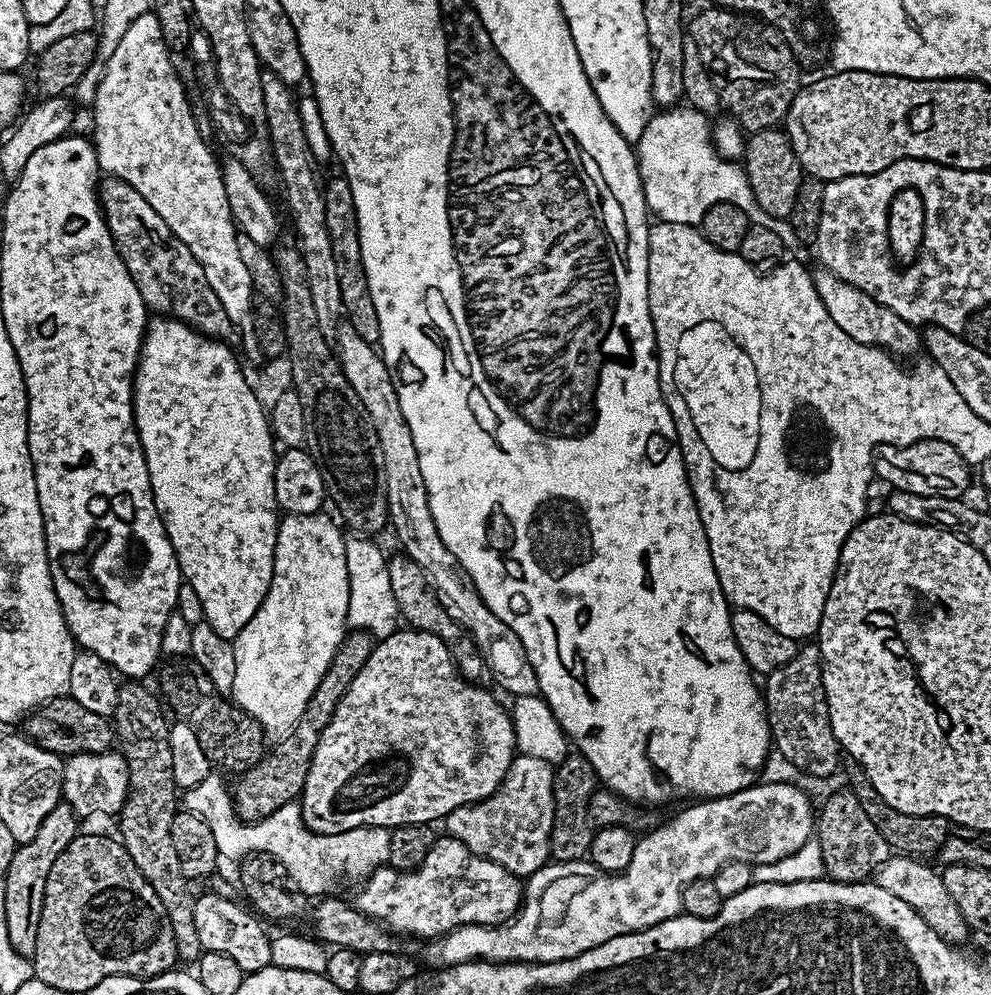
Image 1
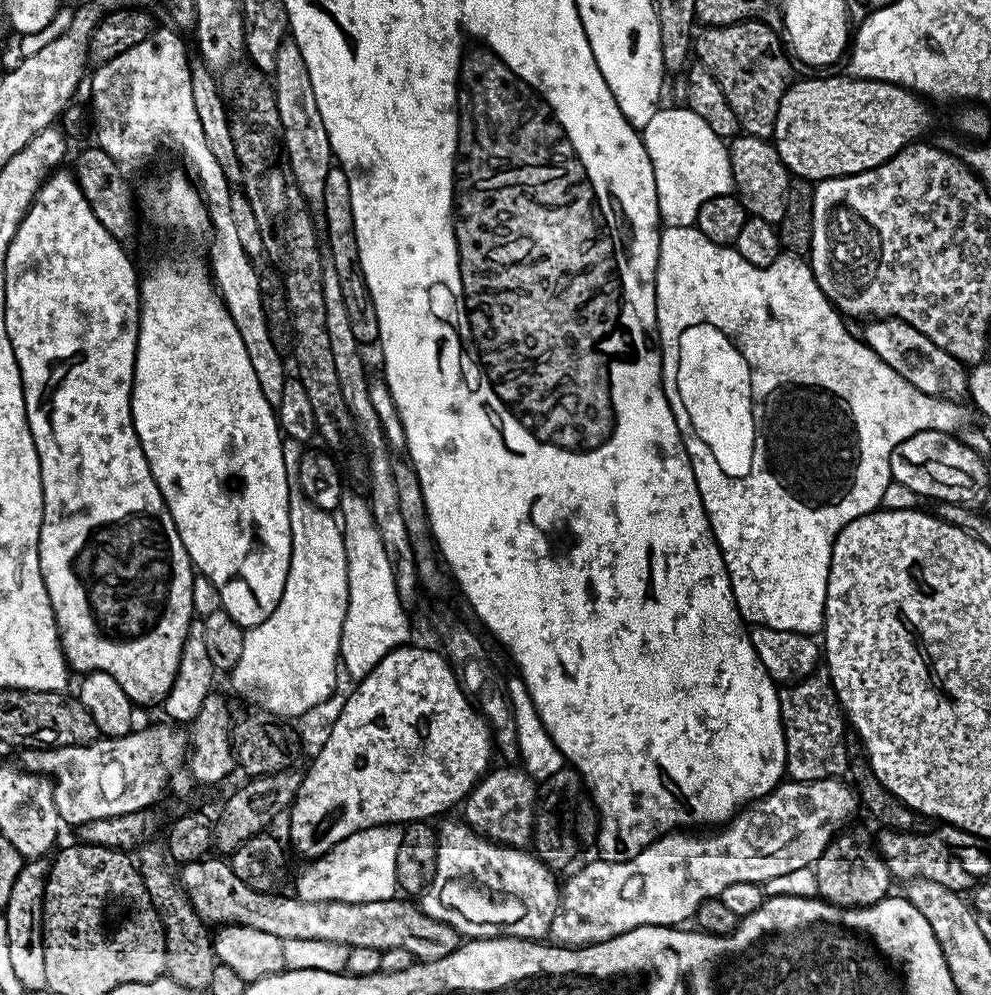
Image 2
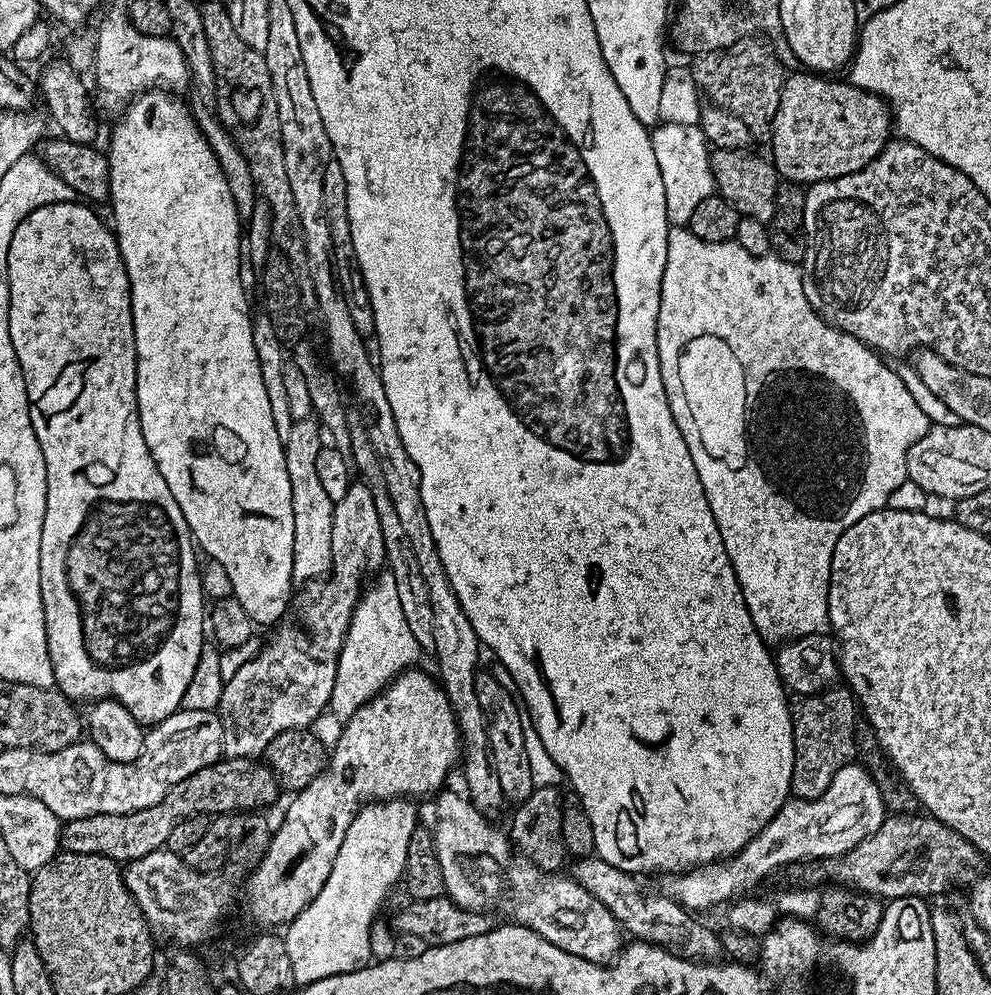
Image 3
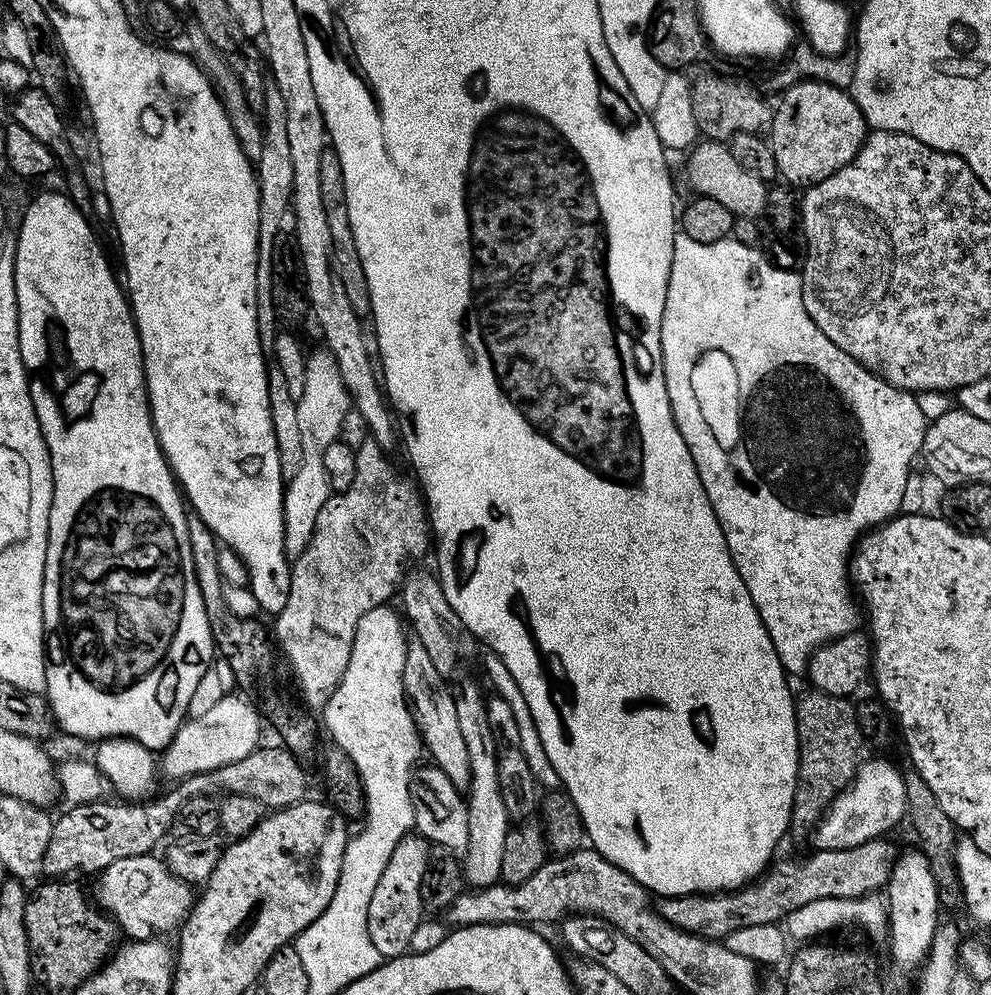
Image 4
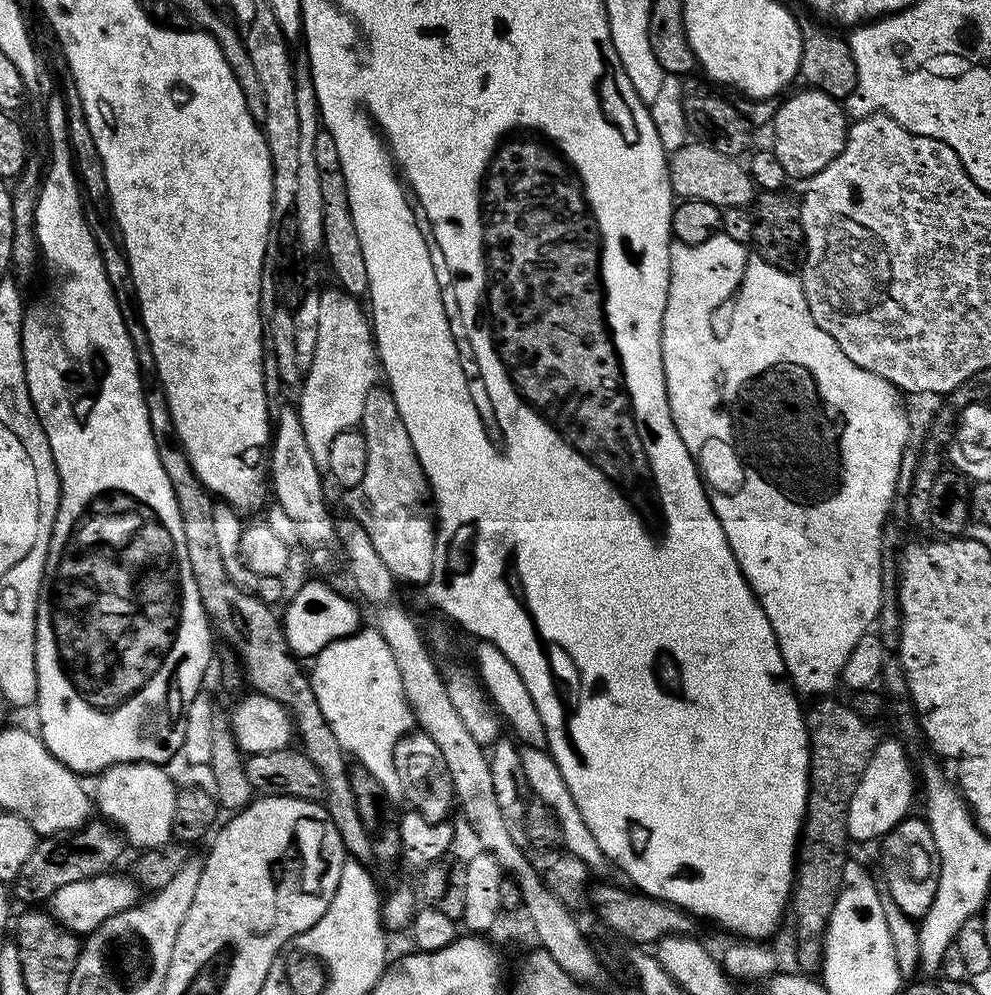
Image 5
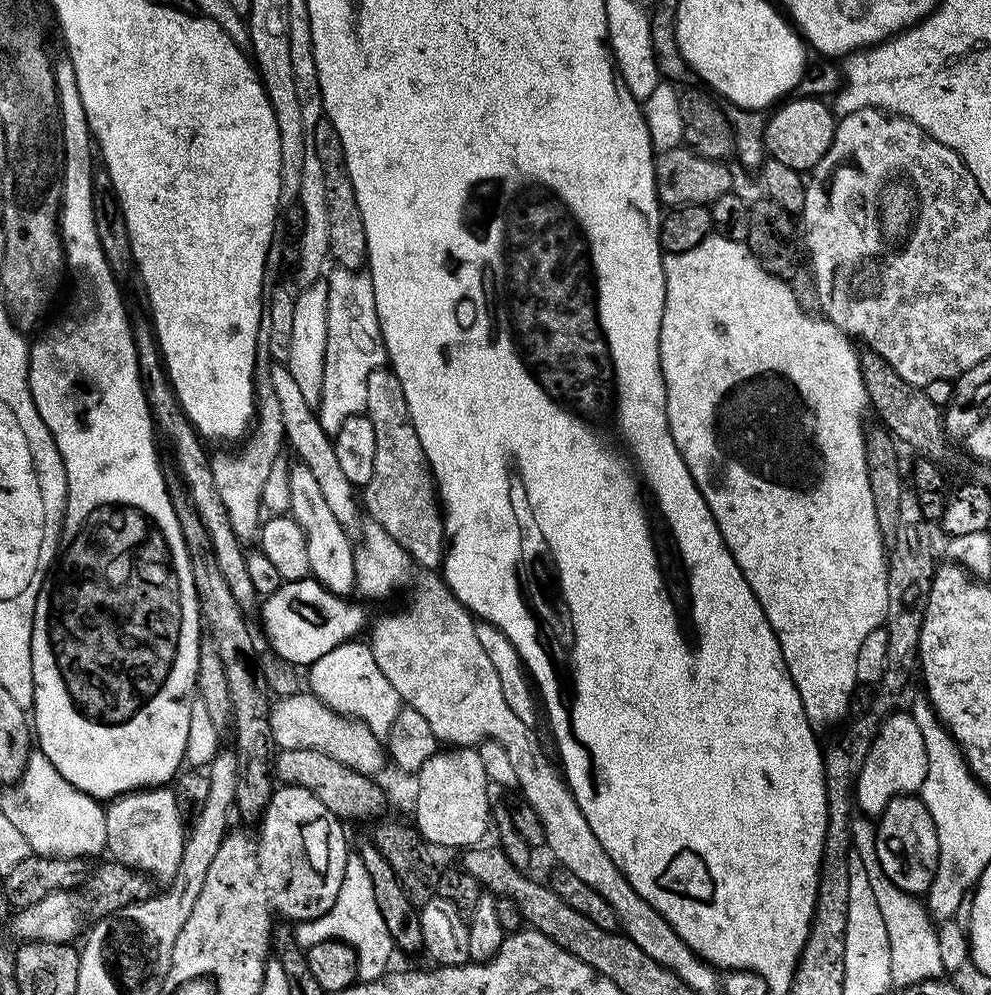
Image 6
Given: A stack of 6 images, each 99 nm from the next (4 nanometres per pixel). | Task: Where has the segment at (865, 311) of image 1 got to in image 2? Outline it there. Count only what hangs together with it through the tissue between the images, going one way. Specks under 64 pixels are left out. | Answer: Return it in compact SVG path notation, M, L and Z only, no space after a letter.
M872 318L865 324L868 325L862 331L864 343L874 350L874 354L878 354L878 358L882 358L882 362L886 362L886 366L902 374L910 386L922 390L922 394L939 396L941 400L960 402L968 396L969 373L965 365L942 350L942 346L934 346L922 330L914 330L914 326L891 318Z

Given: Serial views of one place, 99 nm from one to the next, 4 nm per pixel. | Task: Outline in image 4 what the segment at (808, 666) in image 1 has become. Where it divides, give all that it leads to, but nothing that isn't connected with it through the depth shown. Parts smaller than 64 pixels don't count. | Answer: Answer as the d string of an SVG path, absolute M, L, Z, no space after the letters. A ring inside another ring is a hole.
M815 690L807 691L795 697L800 757L791 827L812 830L841 791L851 785L869 755L870 741L858 726L856 704L851 699ZM848 756L852 756L852 760Z

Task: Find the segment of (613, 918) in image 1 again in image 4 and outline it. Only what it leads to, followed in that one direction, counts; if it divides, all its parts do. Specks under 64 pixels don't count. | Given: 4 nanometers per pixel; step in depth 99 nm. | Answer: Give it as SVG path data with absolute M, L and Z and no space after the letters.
M865 759L851 785L841 791L816 825L817 849L849 848L870 842L888 834L900 819L905 819L908 803L903 771L899 767L896 769L888 760L872 759Z

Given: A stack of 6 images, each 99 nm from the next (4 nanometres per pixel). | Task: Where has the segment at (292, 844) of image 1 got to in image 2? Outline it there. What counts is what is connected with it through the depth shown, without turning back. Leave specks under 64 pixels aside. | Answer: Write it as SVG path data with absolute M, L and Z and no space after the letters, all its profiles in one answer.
M377 826L350 834L324 856L317 856L300 876L299 895L313 900L378 902L397 895L396 863L401 829L396 826Z

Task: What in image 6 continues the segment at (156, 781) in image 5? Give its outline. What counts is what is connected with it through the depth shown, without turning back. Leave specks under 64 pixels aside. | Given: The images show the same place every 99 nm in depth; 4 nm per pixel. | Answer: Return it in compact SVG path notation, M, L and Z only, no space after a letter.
M157 786L146 788L139 792L125 792L123 796L117 796L105 807L106 814L106 852L111 859L119 864L125 864L138 869L151 876L153 881L170 882L178 874L178 866L182 863L182 850L184 849L184 837L186 835L186 820L180 815L176 793L171 787Z

